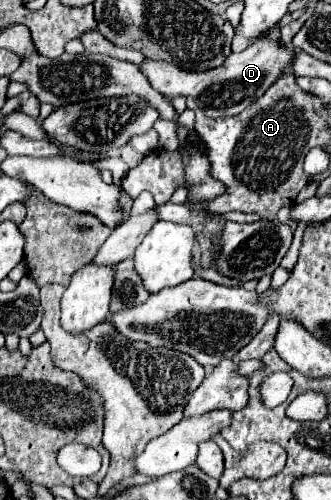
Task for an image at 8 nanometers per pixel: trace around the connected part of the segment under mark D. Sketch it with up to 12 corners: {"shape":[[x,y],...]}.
{"shape":[[262,38],[210,72],[144,58],[168,98],[234,116],[290,72],[296,50]]}

